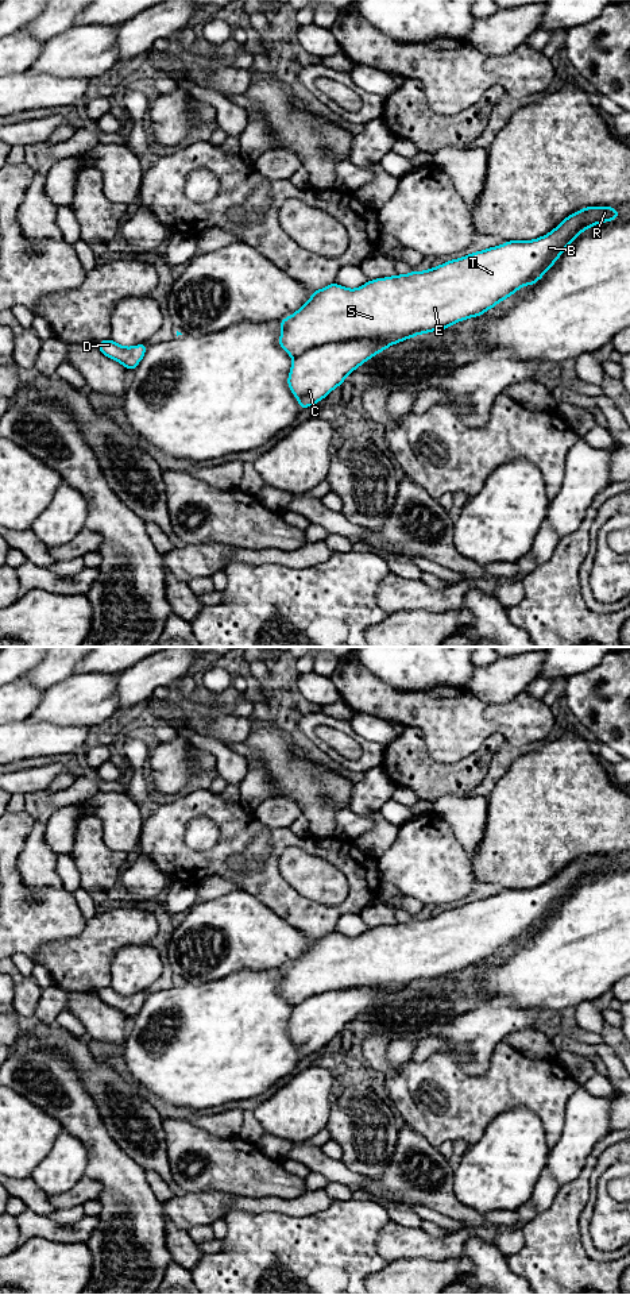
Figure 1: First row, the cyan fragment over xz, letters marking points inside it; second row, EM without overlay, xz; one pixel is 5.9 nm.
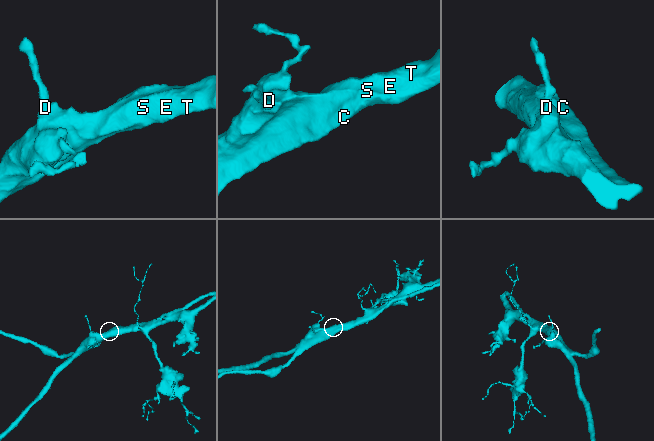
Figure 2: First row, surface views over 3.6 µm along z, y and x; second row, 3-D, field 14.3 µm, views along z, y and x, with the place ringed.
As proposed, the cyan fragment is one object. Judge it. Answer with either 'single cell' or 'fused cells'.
fused cells

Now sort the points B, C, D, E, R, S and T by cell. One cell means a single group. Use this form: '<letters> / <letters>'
B D E R S T / C

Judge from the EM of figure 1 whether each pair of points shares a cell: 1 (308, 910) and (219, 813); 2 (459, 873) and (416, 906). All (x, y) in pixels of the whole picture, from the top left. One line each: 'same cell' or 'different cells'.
1: same cell
2: different cells

